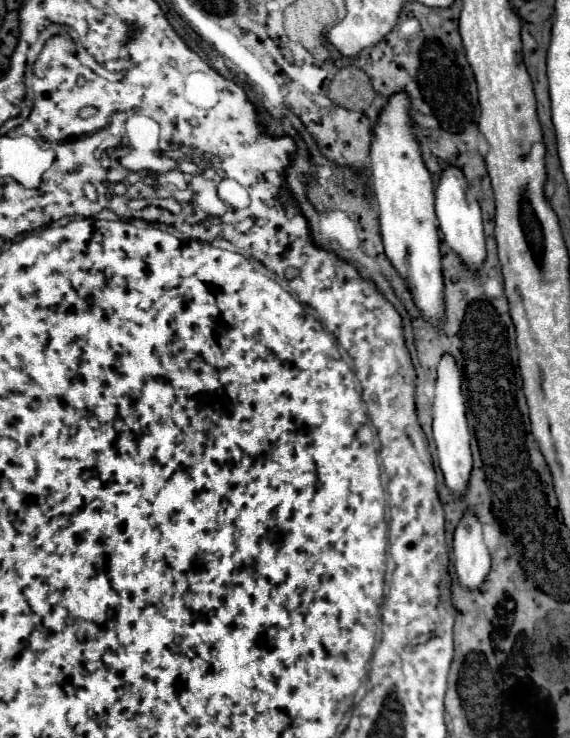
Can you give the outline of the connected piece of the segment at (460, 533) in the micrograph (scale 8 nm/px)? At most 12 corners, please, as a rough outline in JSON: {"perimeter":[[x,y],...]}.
{"perimeter":[[470,512],[454,532],[460,586],[480,590],[490,572],[482,524]]}

